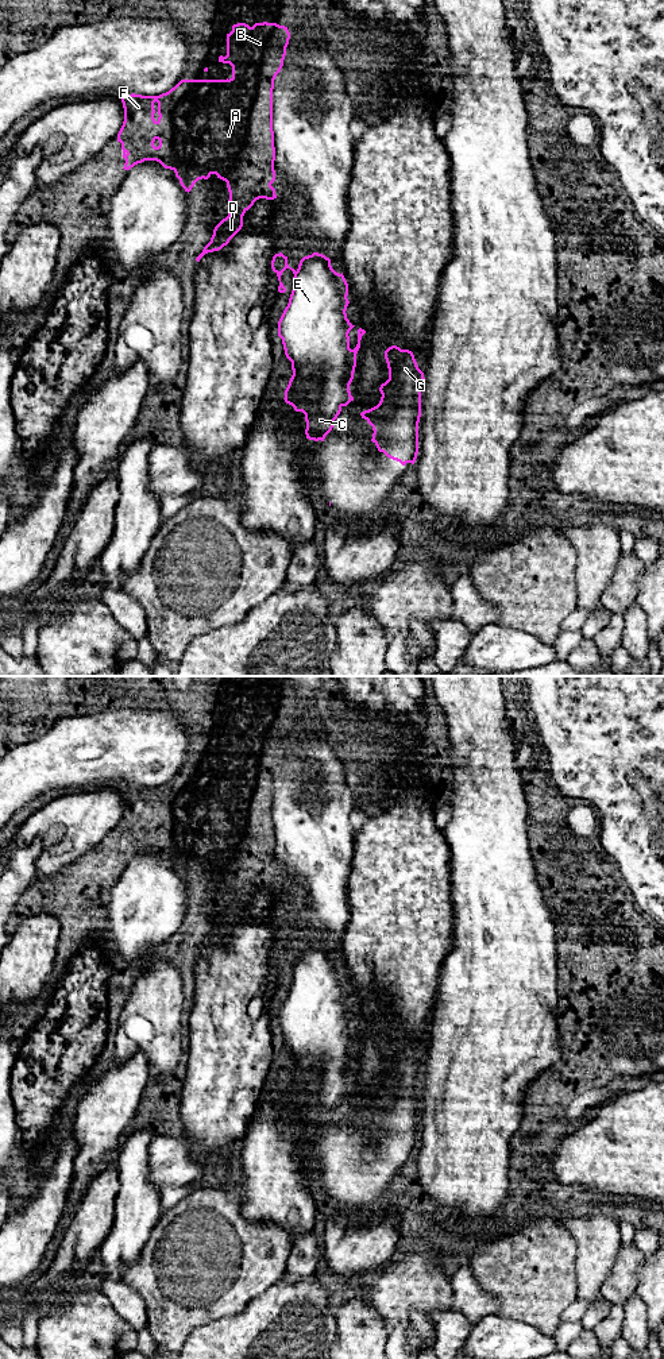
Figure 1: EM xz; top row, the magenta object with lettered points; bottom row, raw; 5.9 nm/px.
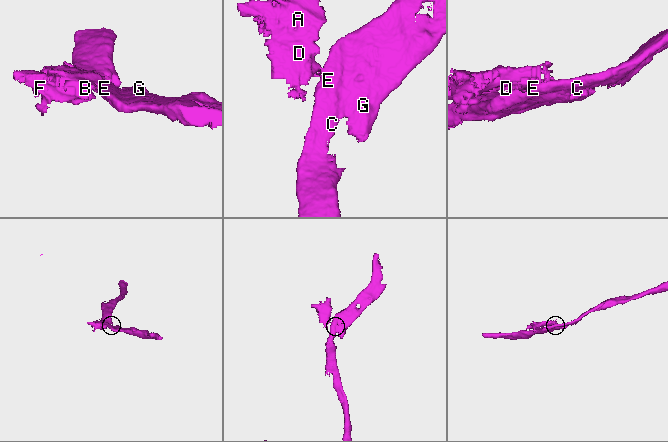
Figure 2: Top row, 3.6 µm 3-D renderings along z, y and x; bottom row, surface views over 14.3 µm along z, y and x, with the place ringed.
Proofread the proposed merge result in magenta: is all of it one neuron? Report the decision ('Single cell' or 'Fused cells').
Fused cells

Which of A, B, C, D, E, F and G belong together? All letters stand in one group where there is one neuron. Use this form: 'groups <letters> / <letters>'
groups A B D F / C E G

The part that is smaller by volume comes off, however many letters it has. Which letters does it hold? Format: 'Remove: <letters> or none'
Remove: A, B, D, F

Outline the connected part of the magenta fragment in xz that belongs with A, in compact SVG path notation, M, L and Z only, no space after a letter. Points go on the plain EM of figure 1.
M238 714L232 717L232 722L227 725L227 746L219 748L219 753L229 754L232 757L232 768L228 771L181 771L174 779L169 783L162 784L159 787L142 787L142 785L126 785L121 788L123 799L124 799L124 812L117 825L117 833L121 834L123 849L126 850L124 861L130 861L138 854L144 852L157 852L165 860L170 860L175 864L175 868L179 870L181 877L185 883L190 883L194 875L198 870L208 870L212 865L216 865L217 869L227 873L227 879L229 883L228 891L228 907L223 910L213 920L213 926L211 933L204 938L202 943L196 949L197 953L208 945L213 942L221 941L224 937L229 934L229 931L242 920L243 918L243 907L244 904L254 896L254 893L259 889L274 891L277 889L275 880L271 875L275 872L275 861L274 861L274 852L275 852L275 838L274 838L274 822L273 822L273 780L274 780L274 771L277 765L281 762L283 757L283 750L286 746L286 738L289 736L290 723L287 718L279 717L277 714L255 714L250 718L246 714Z

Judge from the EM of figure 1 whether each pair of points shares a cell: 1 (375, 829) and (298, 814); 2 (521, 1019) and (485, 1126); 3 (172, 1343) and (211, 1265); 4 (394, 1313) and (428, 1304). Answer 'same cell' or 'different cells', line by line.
1: different cells
2: same cell
3: same cell
4: same cell

